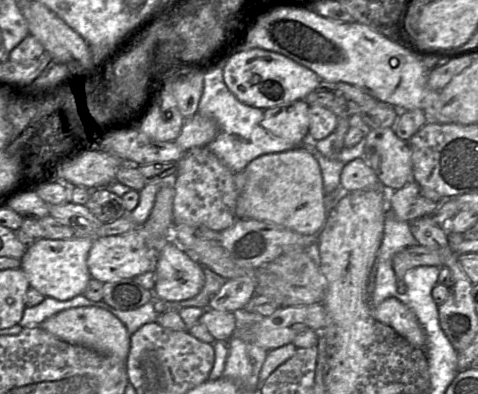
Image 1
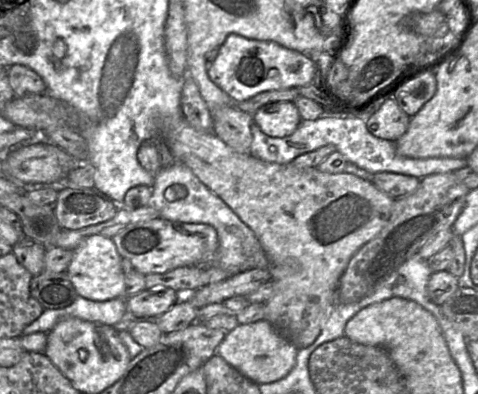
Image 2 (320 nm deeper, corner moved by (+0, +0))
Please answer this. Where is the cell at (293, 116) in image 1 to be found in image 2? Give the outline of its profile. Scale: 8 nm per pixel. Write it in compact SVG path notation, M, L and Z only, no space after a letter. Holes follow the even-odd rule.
M292 101L270 102L252 114L253 122L271 137L286 137L301 123L299 111Z

